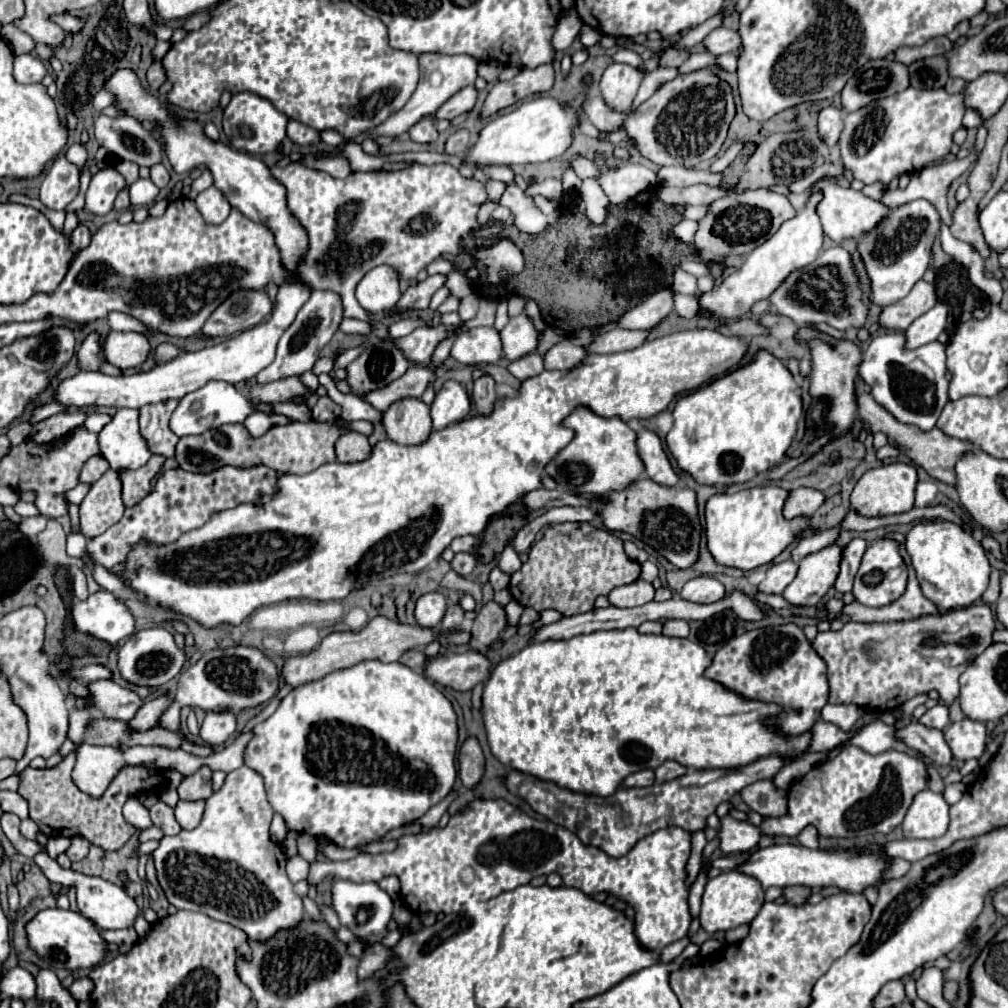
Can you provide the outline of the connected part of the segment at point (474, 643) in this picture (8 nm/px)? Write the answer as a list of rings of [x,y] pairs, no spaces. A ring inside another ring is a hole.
[[[487,602],[477,614],[471,628],[471,648],[479,652],[487,652],[489,644],[495,640],[509,640],[517,628],[509,628],[505,624],[505,612],[497,602]]]

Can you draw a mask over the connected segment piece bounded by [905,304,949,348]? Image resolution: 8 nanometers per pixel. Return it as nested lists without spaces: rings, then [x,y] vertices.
[[[937,304],[933,306],[929,312],[925,312],[921,318],[917,318],[907,330],[907,346],[909,348],[917,348],[923,346],[927,342],[933,342],[939,338],[939,334],[945,330],[947,326],[947,306],[945,304]]]

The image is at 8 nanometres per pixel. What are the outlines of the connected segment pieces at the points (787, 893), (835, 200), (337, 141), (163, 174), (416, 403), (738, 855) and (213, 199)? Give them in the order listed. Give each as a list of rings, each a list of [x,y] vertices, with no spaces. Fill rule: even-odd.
[[[785,886],[783,888],[783,898],[789,906],[803,906],[807,904],[807,898],[811,894],[811,888],[807,886]]]
[[[827,180],[817,182],[817,184],[815,184],[815,192],[817,192],[817,190],[823,192],[823,200],[821,200],[819,206],[817,206],[817,214],[819,214],[819,218],[821,218],[821,226],[823,226],[825,234],[827,234],[833,242],[837,242],[837,244],[843,242],[843,240],[863,238],[867,232],[875,230],[875,228],[879,226],[879,222],[881,222],[883,218],[887,218],[889,212],[891,212],[891,208],[885,206],[883,202],[871,200],[871,198],[867,198],[865,194],[855,192],[853,188],[843,188],[843,186],[835,184],[835,182],[827,182]]]
[[[325,130],[325,132],[321,132],[321,140],[327,144],[327,146],[333,146],[333,148],[337,148],[337,146],[343,146],[347,140],[341,136],[341,134],[337,134],[337,132],[331,132],[331,130]]]
[[[163,164],[151,168],[151,180],[153,180],[153,184],[159,186],[159,188],[165,188],[165,186],[169,184],[169,172],[165,170]]]
[[[403,398],[383,414],[383,426],[389,440],[403,446],[423,444],[433,432],[429,406],[417,398]]]
[[[735,852],[735,854],[721,854],[717,860],[711,862],[713,868],[719,868],[719,870],[731,870],[733,866],[745,862],[745,858],[749,858],[747,852]]]
[[[215,186],[199,192],[199,196],[195,198],[195,204],[207,224],[221,224],[231,212],[229,202],[221,198],[221,190],[217,190]]]

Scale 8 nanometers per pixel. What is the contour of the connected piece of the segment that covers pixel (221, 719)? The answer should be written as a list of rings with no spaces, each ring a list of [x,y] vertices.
[[[221,710],[221,712],[207,712],[205,720],[201,724],[199,736],[211,744],[223,744],[231,740],[235,734],[235,714],[231,710]]]

